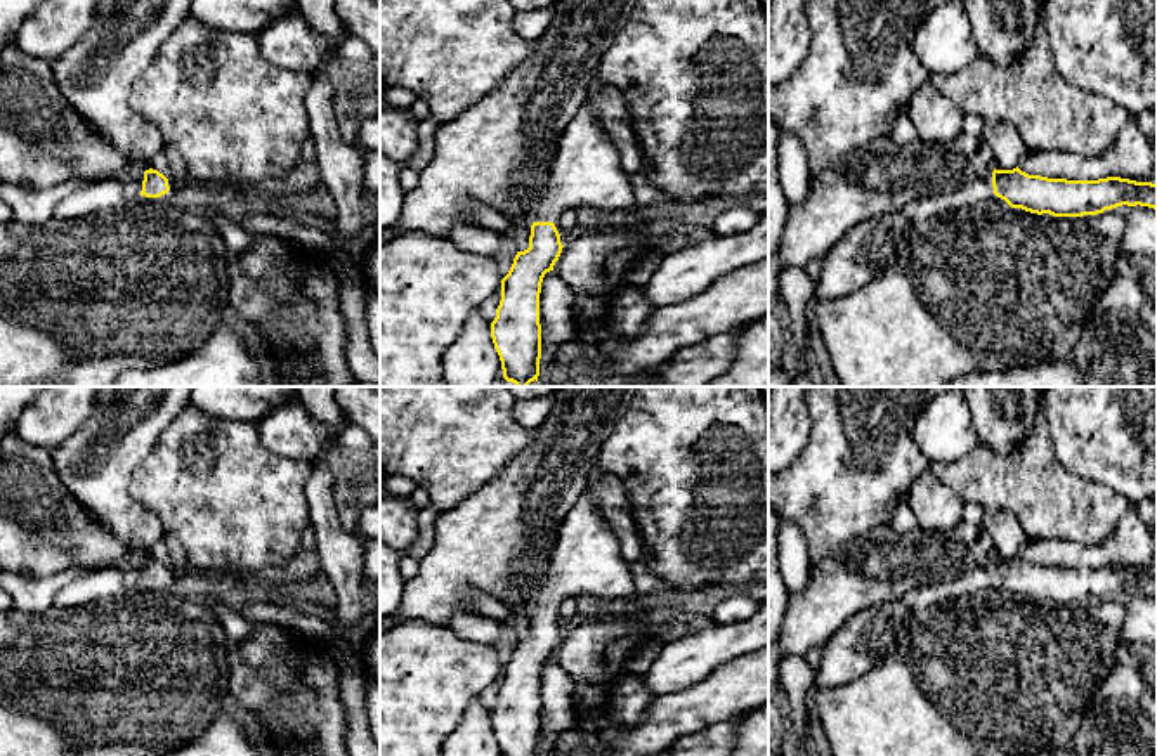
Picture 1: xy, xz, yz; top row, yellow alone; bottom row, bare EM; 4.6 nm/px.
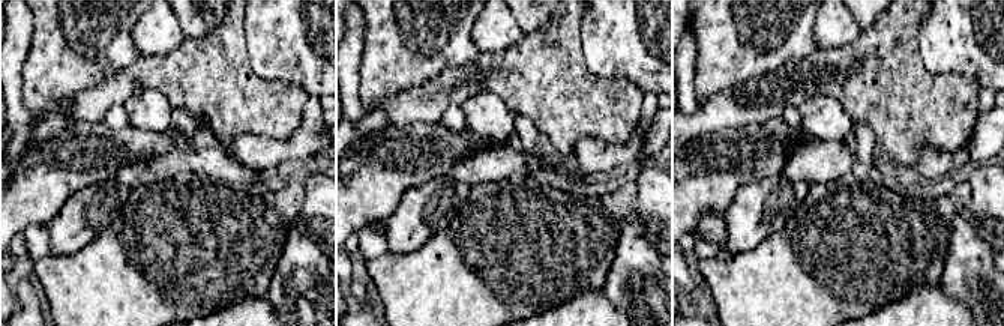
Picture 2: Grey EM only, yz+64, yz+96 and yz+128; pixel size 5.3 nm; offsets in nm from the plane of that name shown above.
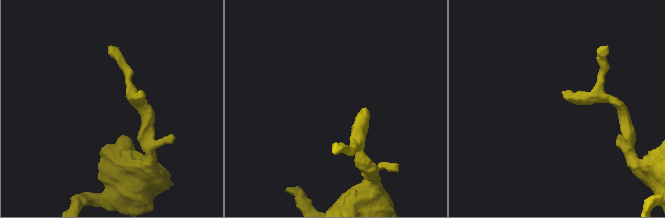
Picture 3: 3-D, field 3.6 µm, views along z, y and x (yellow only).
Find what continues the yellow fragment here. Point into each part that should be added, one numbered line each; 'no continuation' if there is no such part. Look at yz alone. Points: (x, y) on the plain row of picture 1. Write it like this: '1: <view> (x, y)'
1: yz (923, 597)

